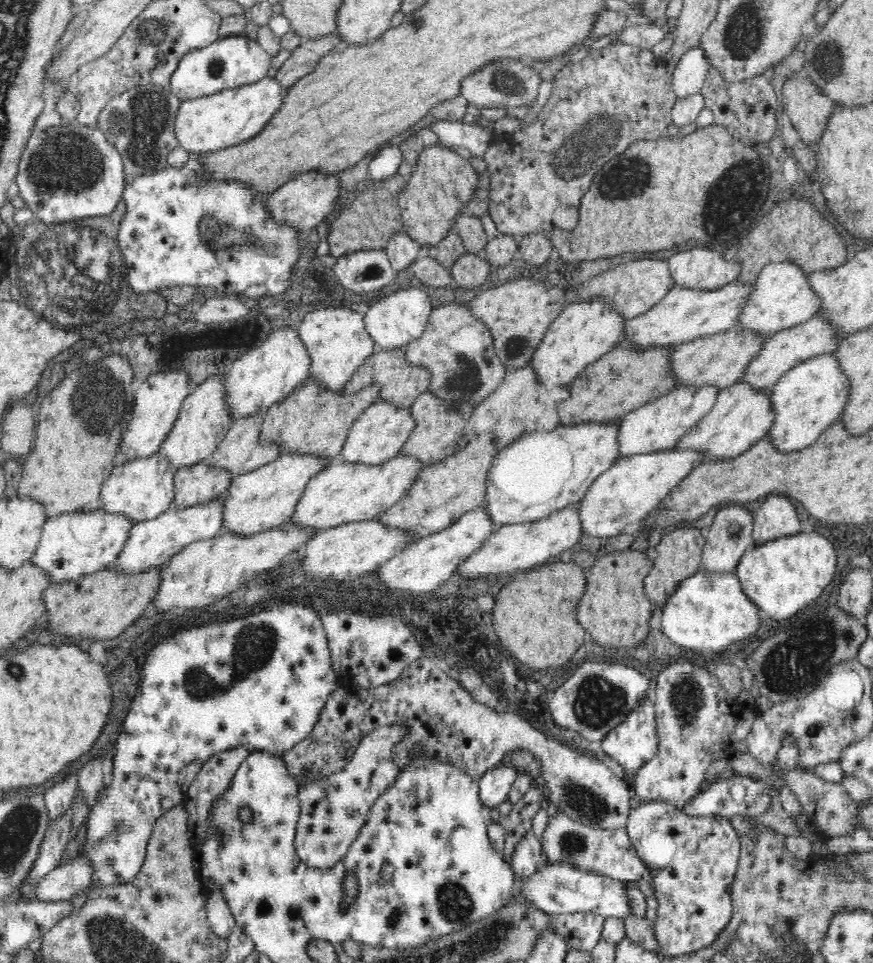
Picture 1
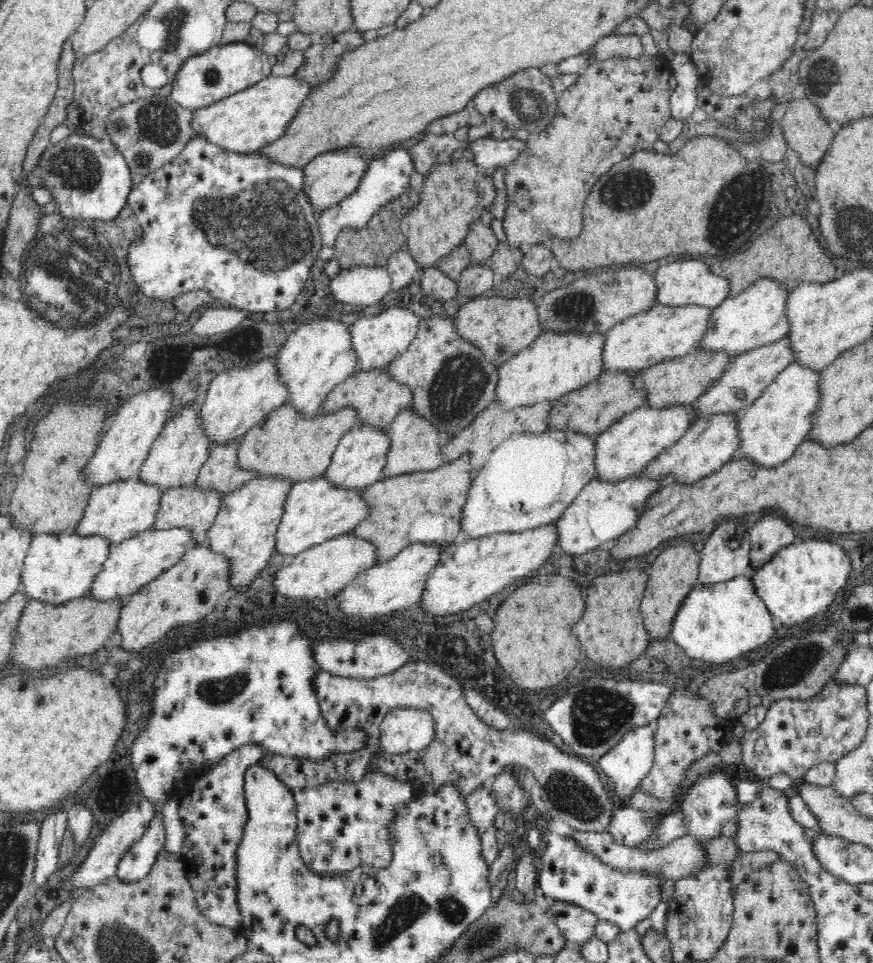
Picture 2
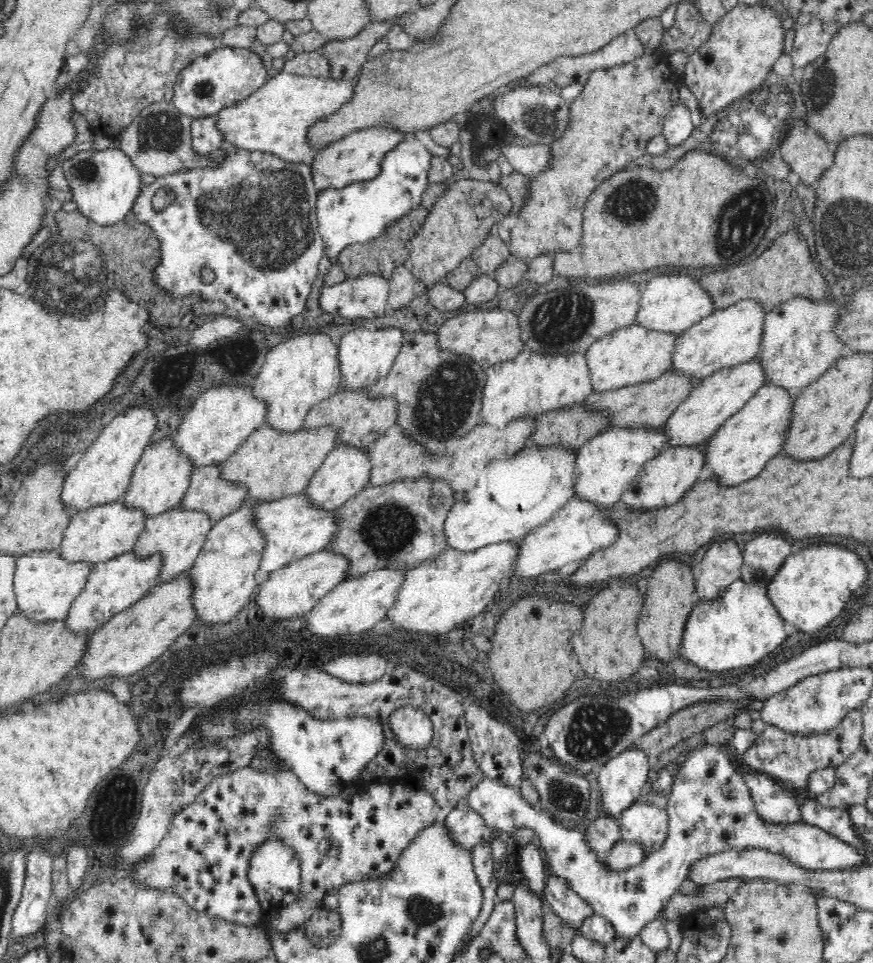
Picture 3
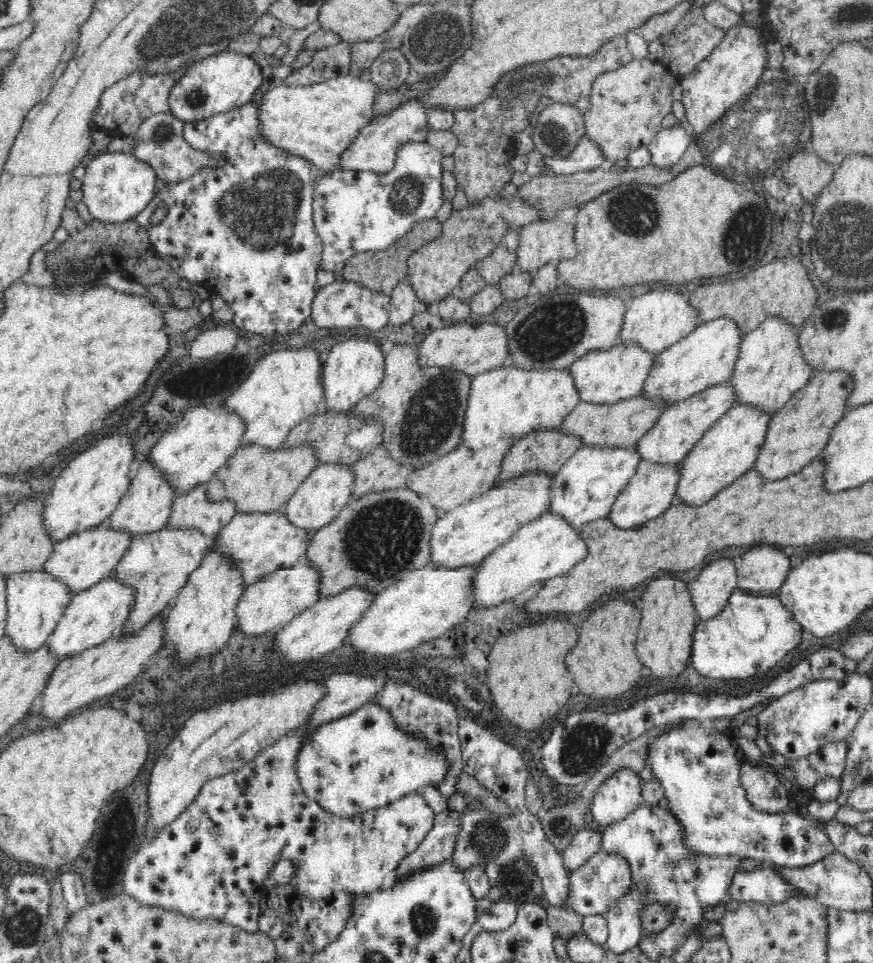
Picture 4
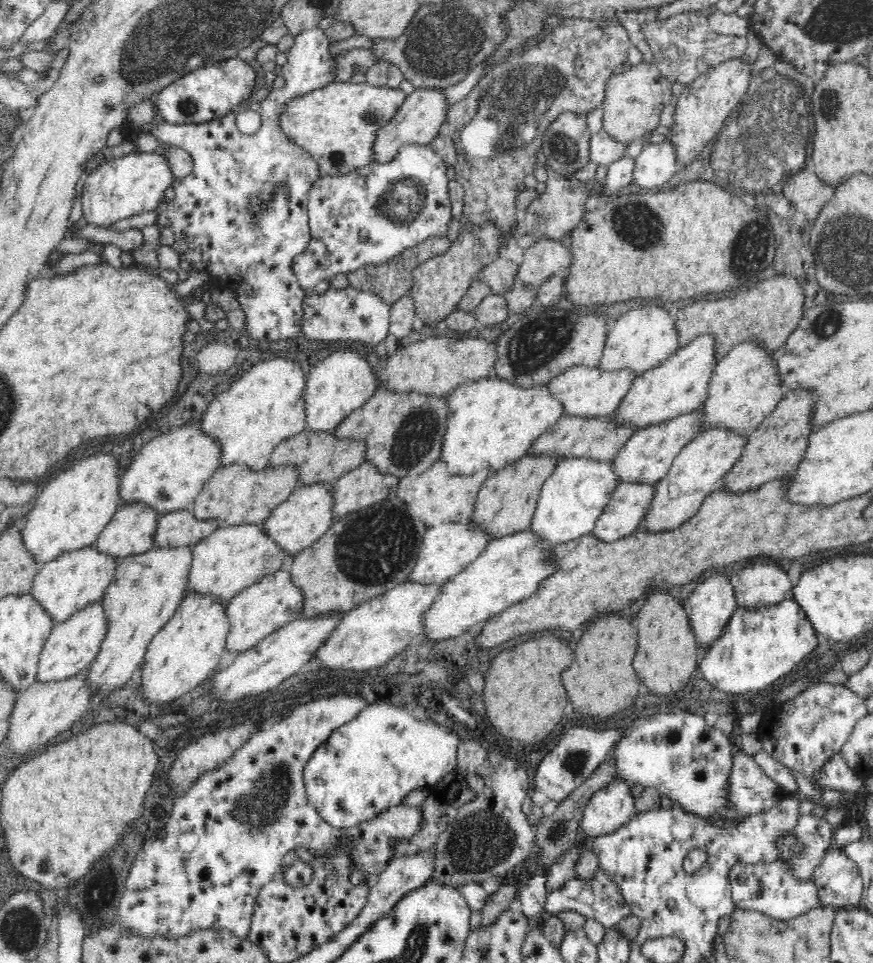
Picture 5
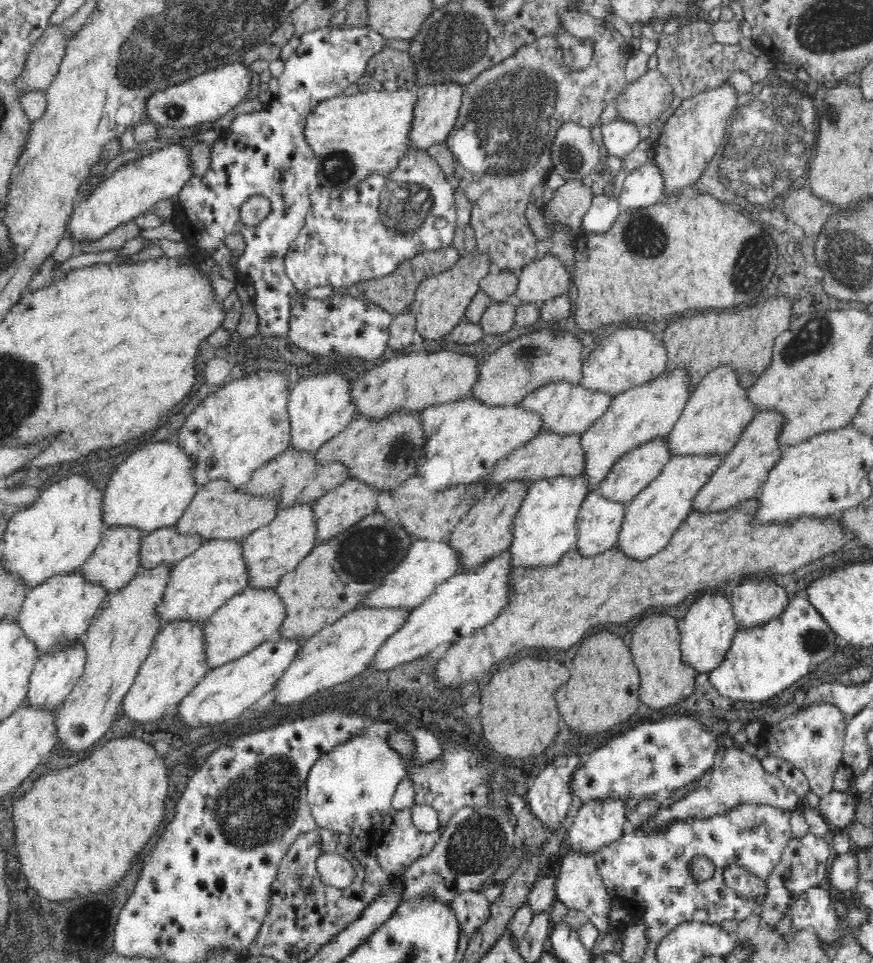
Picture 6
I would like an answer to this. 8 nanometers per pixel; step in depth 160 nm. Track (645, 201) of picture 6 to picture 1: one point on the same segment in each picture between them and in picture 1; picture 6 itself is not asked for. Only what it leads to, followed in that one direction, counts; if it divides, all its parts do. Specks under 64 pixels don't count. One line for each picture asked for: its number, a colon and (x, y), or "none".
1: (693, 66)
2: (683, 101)
3: (677, 126)
4: (668, 145)
5: (656, 163)

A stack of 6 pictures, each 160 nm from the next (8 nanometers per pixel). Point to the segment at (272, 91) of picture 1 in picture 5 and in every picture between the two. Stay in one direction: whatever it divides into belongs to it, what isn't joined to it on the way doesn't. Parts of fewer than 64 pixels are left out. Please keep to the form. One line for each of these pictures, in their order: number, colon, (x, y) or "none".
2: (250, 118)
3: (274, 119)
4: (316, 122)
5: (336, 124)

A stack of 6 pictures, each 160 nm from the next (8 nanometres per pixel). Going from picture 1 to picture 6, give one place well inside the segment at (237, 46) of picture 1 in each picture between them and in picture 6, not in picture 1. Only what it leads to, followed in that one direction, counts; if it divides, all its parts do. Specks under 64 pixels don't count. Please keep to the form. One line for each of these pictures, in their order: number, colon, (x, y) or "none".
2: (203, 79)
3: (223, 76)
4: (217, 83)
5: (209, 92)
6: (206, 97)

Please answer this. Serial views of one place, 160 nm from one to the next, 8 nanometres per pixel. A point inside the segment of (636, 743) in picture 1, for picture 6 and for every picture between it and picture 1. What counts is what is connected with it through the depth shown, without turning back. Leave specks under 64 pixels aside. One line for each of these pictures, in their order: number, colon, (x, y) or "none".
2: (623, 766)
3: (621, 781)
4: (619, 794)
5: (613, 805)
6: (600, 821)

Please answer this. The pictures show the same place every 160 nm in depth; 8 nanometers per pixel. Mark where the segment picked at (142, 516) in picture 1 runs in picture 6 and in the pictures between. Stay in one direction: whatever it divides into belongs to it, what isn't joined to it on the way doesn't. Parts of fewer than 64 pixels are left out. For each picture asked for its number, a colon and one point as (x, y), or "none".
2: (120, 509)
3: (101, 532)
4: (83, 558)
5: (66, 583)
6: (58, 612)

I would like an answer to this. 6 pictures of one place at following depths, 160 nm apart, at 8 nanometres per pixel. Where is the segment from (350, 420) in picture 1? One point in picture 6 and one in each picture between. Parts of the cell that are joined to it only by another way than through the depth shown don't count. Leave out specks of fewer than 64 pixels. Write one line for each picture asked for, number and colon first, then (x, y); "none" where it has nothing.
2: (288, 443)
3: (273, 463)
4: (257, 478)
5: (236, 494)
6: (220, 509)

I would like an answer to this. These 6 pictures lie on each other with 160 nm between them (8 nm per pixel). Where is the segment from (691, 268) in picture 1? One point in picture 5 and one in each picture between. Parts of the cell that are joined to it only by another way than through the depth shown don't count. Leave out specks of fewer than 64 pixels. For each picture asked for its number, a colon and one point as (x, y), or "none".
2: (691, 281)
3: (673, 302)
4: (658, 318)
5: (641, 338)

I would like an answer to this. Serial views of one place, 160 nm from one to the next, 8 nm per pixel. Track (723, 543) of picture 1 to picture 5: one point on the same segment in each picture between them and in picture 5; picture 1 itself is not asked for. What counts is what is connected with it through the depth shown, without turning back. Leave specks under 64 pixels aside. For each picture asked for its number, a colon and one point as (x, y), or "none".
2: (725, 555)
3: (721, 565)
4: (710, 591)
5: (710, 605)

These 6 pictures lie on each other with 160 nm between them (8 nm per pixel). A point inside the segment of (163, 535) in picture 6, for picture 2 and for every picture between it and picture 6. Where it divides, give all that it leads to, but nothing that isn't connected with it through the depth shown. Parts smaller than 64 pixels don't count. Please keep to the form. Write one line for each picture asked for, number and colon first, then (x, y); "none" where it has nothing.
2: (223, 471)
3: (209, 491)
4: (194, 508)
5: (180, 527)

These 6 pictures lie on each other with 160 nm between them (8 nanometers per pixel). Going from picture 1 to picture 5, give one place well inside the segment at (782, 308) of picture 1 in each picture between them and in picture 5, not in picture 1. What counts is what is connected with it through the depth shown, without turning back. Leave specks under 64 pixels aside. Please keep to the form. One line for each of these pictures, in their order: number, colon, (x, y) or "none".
2: (759, 315)
3: (728, 336)
4: (709, 354)
5: (680, 383)

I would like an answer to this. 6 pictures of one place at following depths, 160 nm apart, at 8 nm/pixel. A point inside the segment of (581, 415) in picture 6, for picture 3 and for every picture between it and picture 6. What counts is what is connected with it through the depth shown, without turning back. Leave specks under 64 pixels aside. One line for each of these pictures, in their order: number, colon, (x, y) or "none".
3: (632, 354)
4: (608, 375)
5: (585, 390)

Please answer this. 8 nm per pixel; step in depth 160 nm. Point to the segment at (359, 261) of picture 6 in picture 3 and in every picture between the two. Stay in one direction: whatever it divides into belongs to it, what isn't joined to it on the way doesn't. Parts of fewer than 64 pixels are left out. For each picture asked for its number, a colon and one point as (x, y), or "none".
3: (359, 213)
4: (360, 211)
5: (365, 216)

